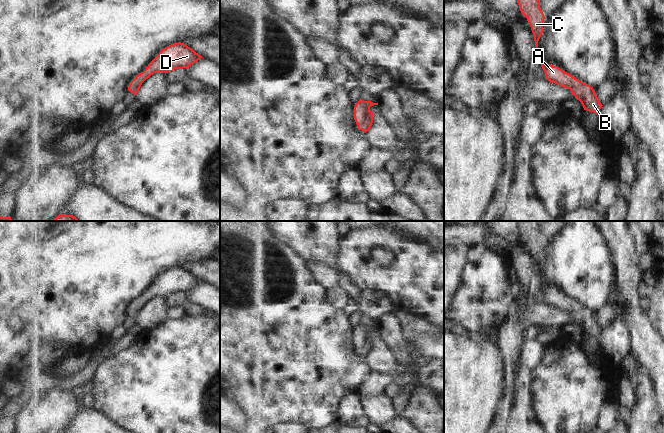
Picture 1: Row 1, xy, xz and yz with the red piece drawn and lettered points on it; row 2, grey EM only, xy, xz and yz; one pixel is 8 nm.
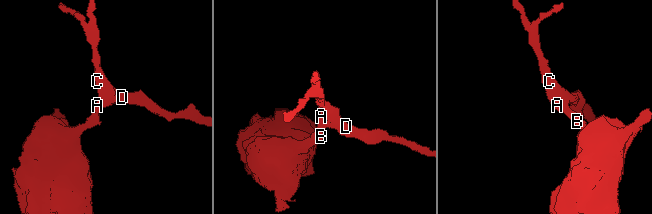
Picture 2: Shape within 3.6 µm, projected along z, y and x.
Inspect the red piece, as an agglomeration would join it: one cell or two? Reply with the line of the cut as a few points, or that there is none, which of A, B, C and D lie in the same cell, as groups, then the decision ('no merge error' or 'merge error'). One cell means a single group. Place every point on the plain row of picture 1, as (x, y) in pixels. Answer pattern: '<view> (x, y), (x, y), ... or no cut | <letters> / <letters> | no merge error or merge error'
no cut | A B C D | no merge error

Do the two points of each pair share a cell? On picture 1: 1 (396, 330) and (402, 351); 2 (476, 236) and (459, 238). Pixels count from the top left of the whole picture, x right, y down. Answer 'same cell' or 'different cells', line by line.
1: same cell
2: same cell

